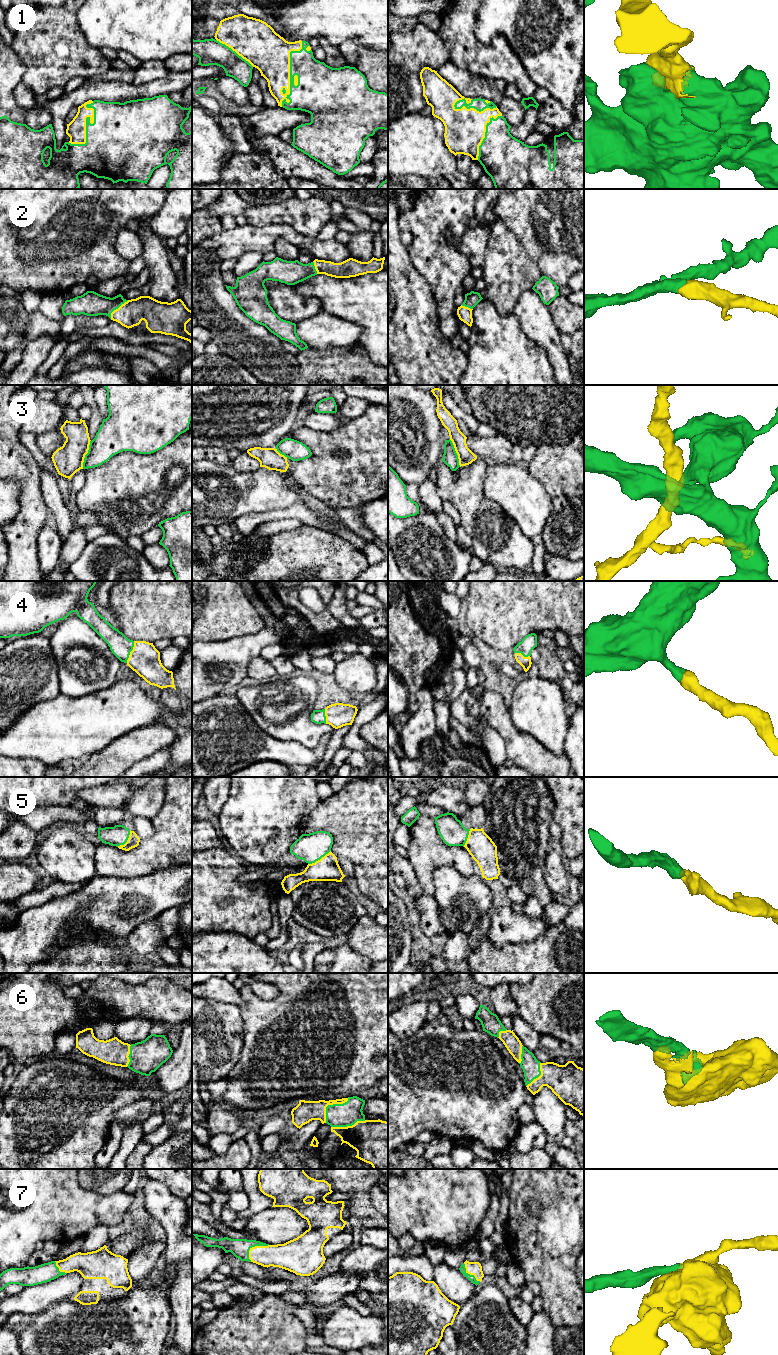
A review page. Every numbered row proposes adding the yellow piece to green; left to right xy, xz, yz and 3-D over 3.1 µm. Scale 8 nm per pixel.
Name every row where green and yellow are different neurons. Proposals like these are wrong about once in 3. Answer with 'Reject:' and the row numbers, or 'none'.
Reject: 3

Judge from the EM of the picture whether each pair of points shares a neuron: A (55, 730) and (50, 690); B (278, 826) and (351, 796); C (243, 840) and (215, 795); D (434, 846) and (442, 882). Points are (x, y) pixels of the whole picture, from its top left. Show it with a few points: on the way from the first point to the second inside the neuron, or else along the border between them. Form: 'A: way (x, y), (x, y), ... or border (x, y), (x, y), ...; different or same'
A: border (60, 693), (53, 698), (38, 701), (29, 708); different
B: border (321, 800), (310, 814), (301, 833); different
C: border (230, 787), (228, 798), (217, 814); different
D: border (461, 875), (452, 867), (437, 867), (433, 891); different

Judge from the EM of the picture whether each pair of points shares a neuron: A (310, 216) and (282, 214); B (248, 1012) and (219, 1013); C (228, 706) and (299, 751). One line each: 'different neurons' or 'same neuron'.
A: same neuron
B: different neurons
C: same neuron

